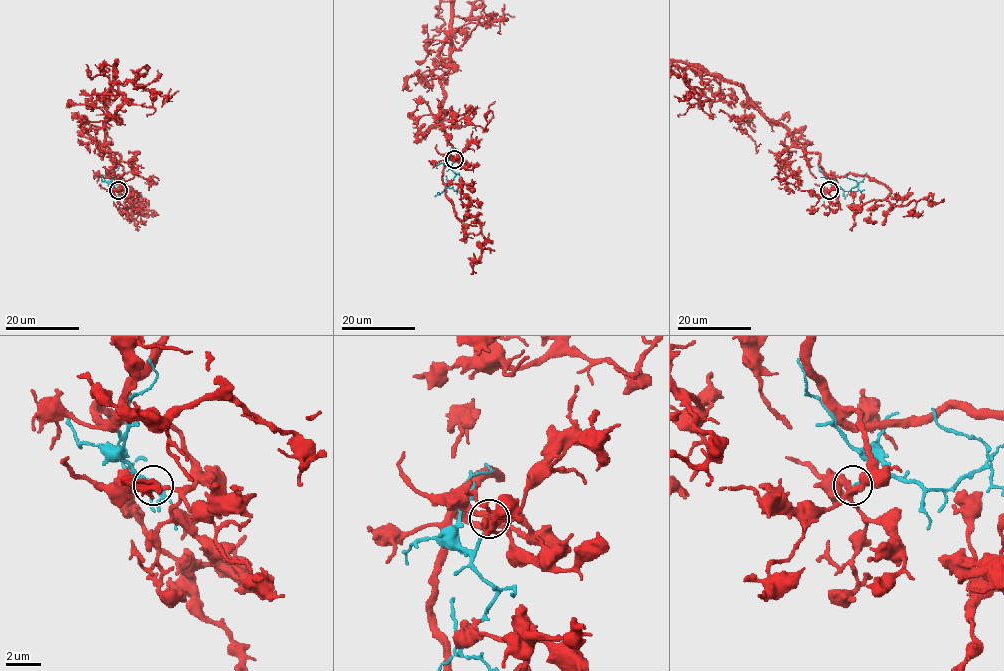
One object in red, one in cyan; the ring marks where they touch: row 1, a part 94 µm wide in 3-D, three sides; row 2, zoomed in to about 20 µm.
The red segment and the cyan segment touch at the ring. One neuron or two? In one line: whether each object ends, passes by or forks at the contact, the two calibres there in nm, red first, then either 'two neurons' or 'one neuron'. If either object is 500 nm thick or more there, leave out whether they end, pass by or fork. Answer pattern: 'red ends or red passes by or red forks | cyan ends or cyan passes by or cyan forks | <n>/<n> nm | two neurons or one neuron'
red passes by | cyan ends | 240/160 nm | two neurons

